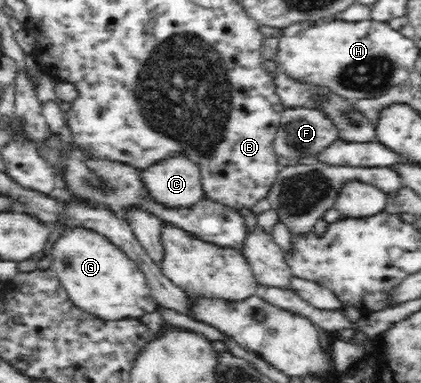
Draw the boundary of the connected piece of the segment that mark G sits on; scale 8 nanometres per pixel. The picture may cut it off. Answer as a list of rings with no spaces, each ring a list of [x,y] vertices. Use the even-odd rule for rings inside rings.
[[[81,227],[66,228],[53,243],[49,257],[53,259],[52,266],[70,300],[82,311],[97,318],[138,319],[141,315],[155,311],[158,306],[139,265],[95,231]]]

